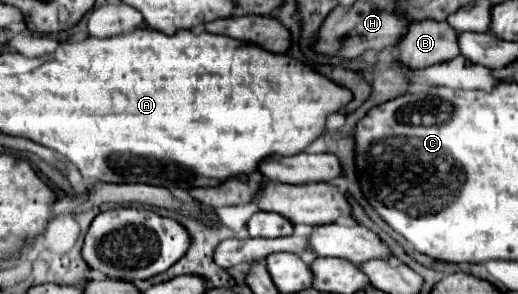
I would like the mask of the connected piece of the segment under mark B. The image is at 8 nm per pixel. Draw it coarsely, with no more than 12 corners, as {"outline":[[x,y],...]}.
{"outline":[[445,21],[409,23],[397,59],[421,69],[459,55]]}

